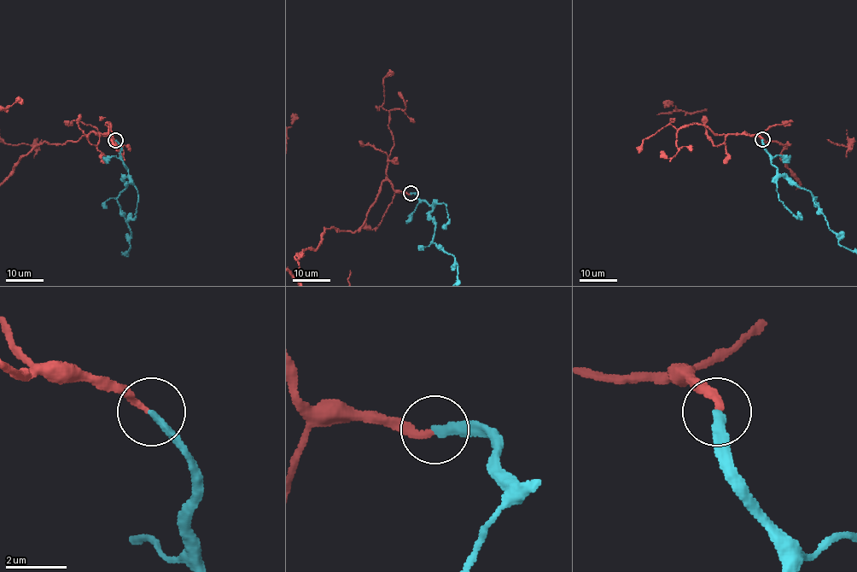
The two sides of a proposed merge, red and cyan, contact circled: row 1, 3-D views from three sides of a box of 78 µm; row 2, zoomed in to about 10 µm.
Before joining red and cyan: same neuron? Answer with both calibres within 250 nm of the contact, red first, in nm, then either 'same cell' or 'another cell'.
220 nm thick on the red side, 280 nm on the other; same cell

